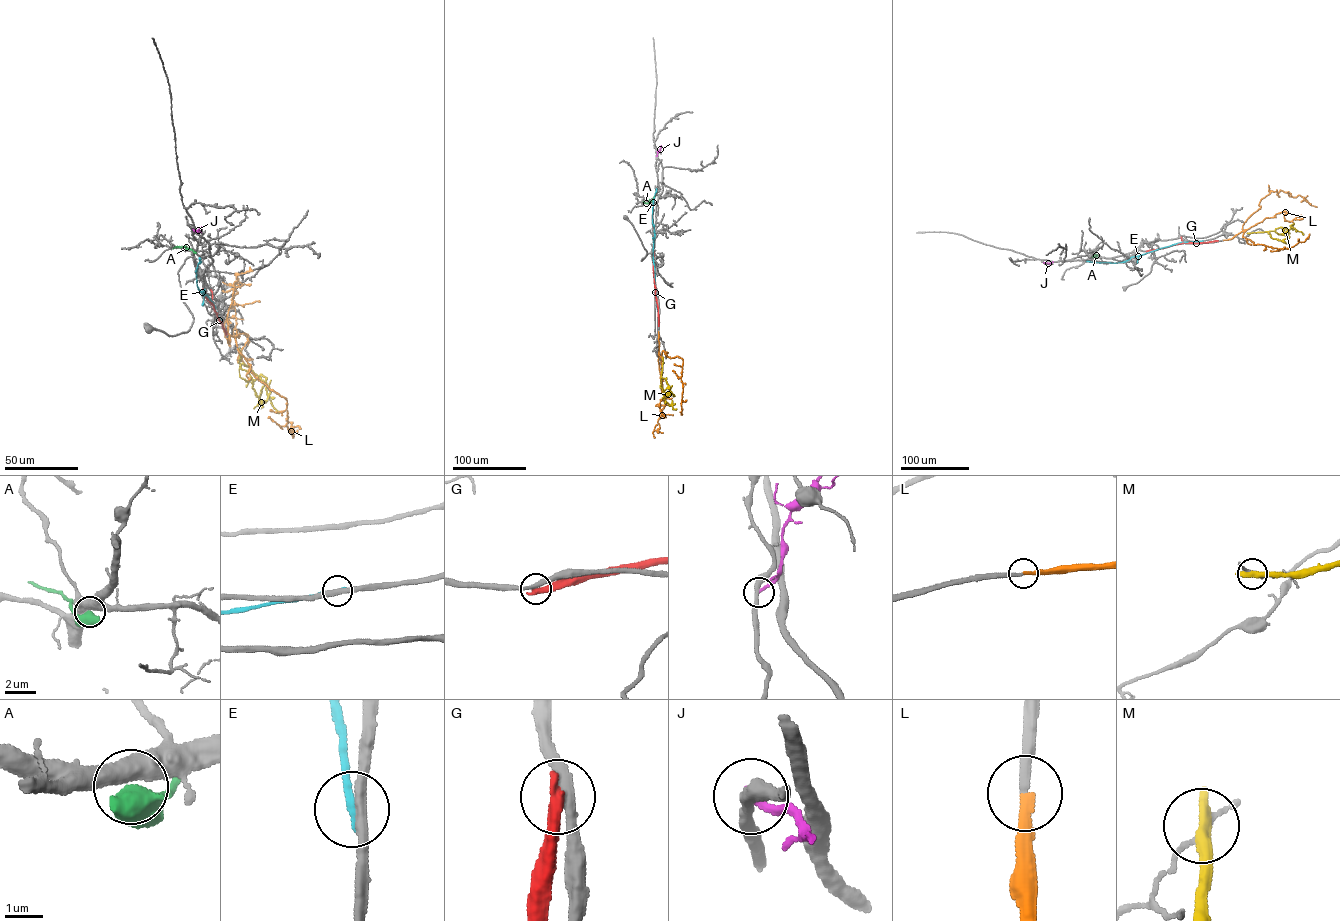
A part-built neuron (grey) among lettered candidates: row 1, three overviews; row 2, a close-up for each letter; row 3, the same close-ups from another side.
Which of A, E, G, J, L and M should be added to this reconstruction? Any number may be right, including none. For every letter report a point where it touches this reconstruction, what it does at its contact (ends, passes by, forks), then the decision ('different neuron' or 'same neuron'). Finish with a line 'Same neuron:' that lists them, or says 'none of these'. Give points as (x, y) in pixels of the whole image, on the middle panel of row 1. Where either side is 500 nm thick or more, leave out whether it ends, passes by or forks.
A: contact (654, 197); different neuron
E: contact (657, 311); it ends; different neuron
G: contact (653, 252); it ends; different neuron
J: contact (656, 156); it ends; different neuron
L: contact (658, 331); it ends; same neuron
M: contact (663, 357); it ends; different neuron
Same neuron: L

